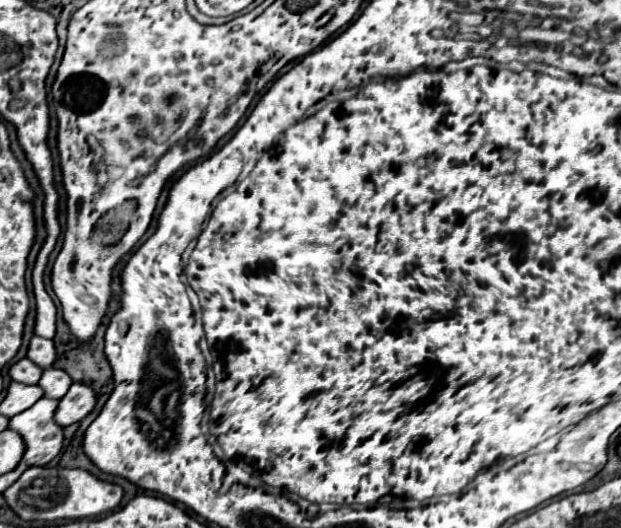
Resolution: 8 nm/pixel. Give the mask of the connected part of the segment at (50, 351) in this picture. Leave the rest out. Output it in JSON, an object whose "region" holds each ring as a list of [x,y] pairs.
{"region":[[[33,337],[31,343],[29,343],[27,357],[43,369],[51,367],[55,363],[55,345],[53,345],[53,341],[43,339],[43,337]]]}

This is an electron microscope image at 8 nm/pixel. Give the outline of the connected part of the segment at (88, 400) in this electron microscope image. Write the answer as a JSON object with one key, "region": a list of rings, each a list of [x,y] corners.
{"region":[[[73,383],[69,393],[59,401],[59,407],[55,411],[55,421],[61,427],[79,423],[83,417],[87,417],[93,411],[95,403],[97,403],[97,397],[89,385]]]}

